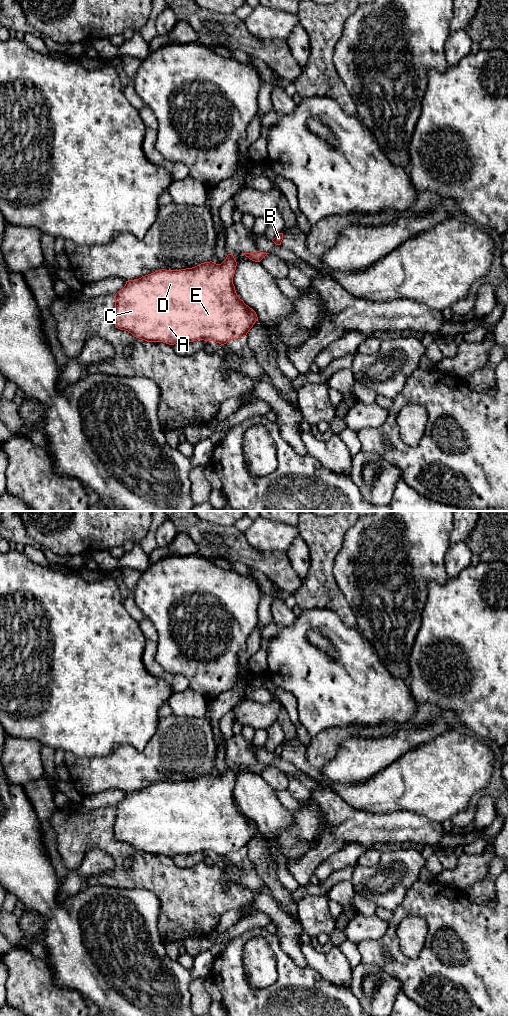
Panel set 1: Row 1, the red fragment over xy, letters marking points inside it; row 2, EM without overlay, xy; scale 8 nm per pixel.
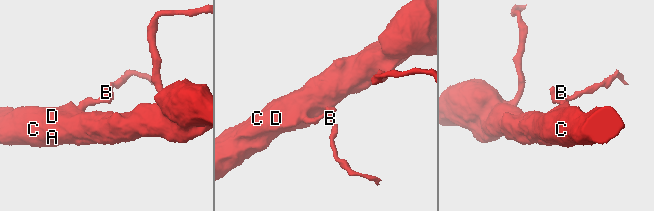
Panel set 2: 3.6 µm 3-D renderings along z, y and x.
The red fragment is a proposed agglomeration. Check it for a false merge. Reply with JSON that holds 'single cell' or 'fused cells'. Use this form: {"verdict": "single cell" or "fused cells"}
{"verdict": "single cell"}

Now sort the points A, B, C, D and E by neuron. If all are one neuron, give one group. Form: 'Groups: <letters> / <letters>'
Groups: A B C D E

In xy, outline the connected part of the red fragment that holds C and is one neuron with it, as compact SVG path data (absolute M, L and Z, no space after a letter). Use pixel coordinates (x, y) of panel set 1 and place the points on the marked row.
M228 254L226 259L221 264L216 264L212 261L201 263L192 268L181 270L165 270L161 269L151 274L142 276L139 279L126 281L125 286L115 294L114 308L114 324L120 330L125 330L131 333L134 337L145 340L147 342L163 342L169 345L174 345L179 342L192 342L197 340L214 341L221 345L226 344L230 340L238 339L246 336L249 330L253 327L258 317L256 312L244 303L237 295L233 284L237 262L232 254Z

